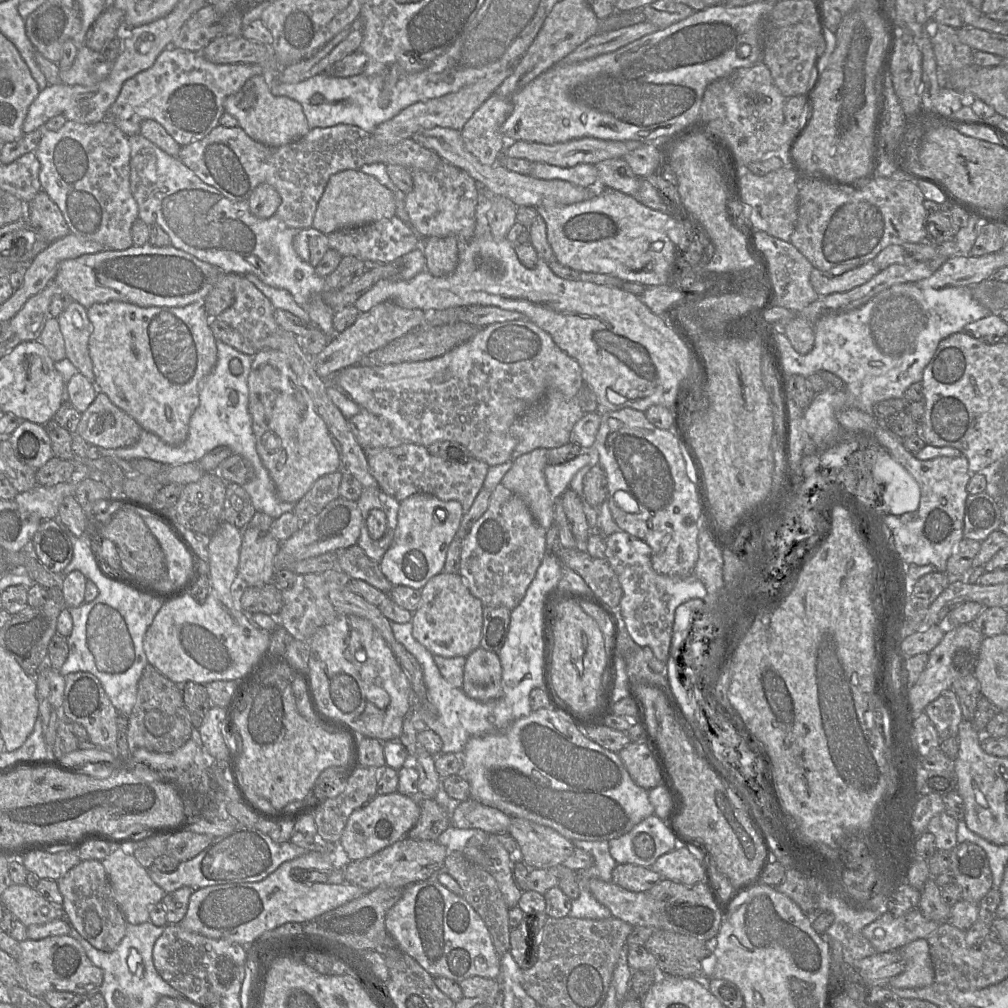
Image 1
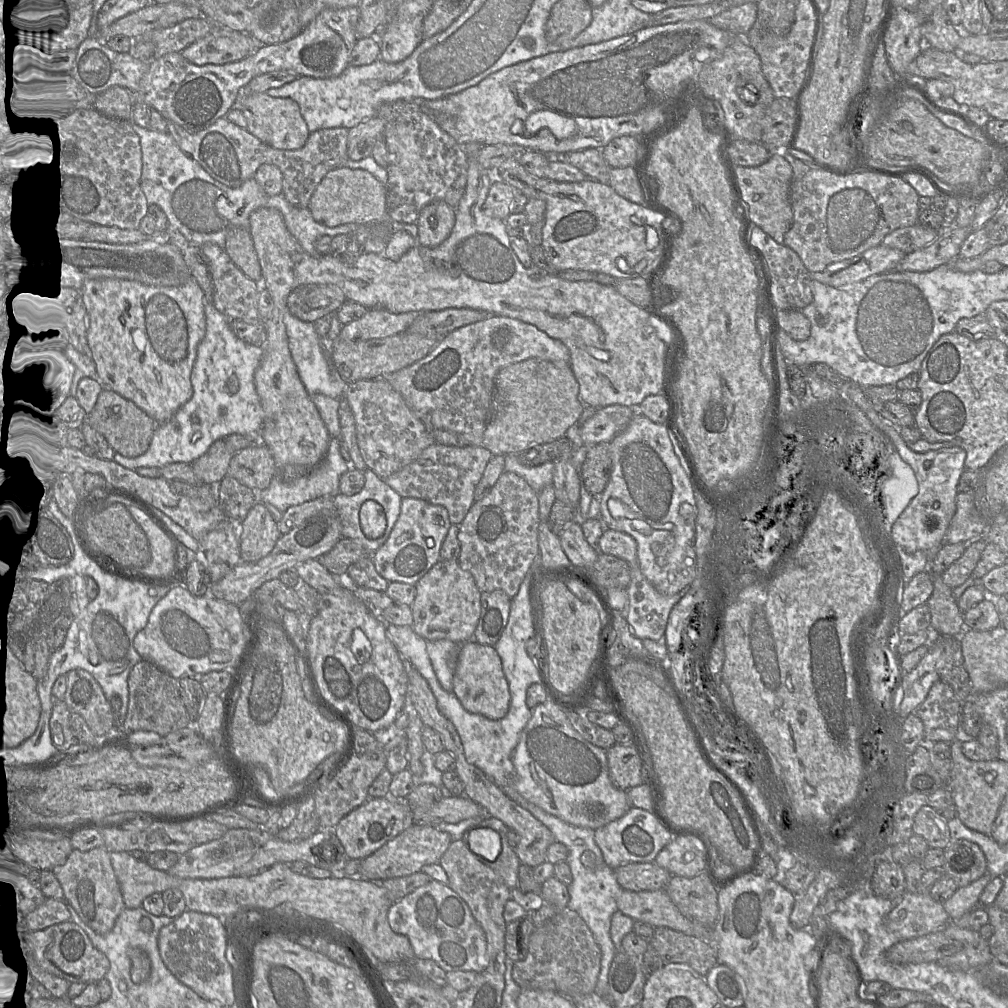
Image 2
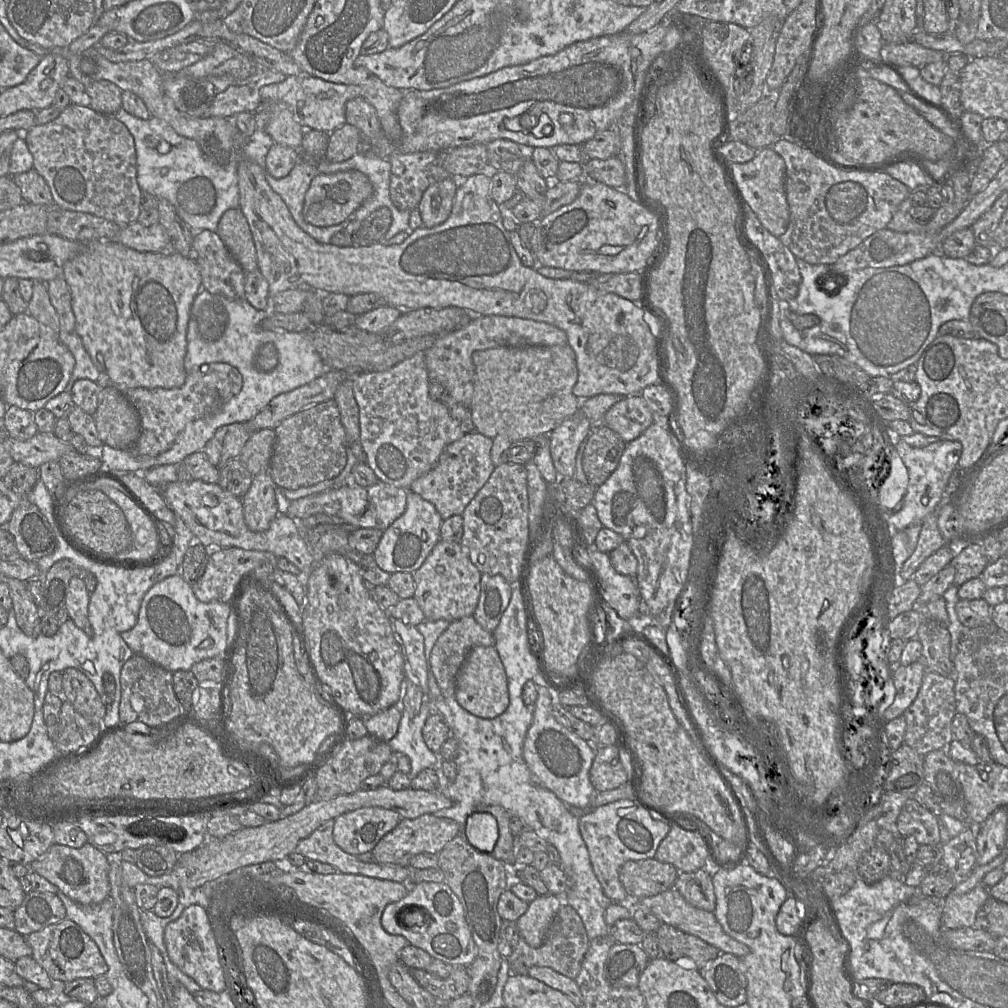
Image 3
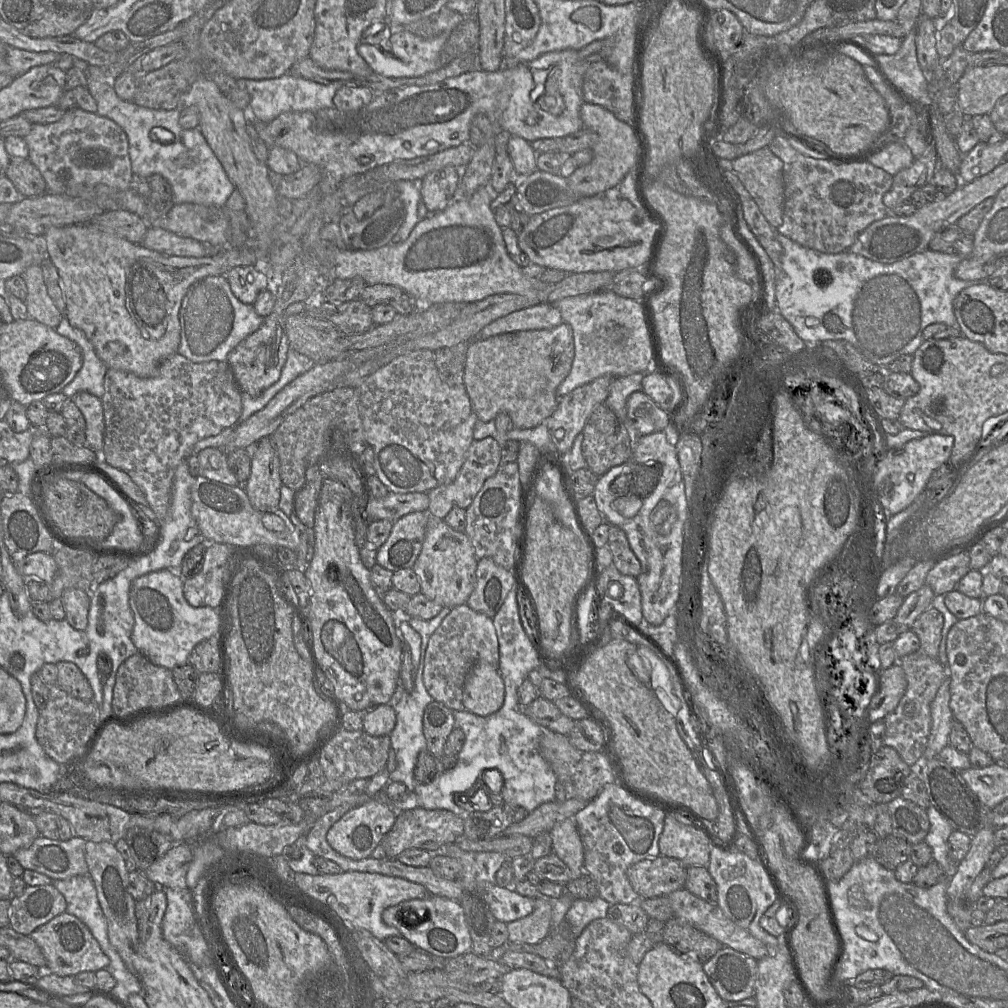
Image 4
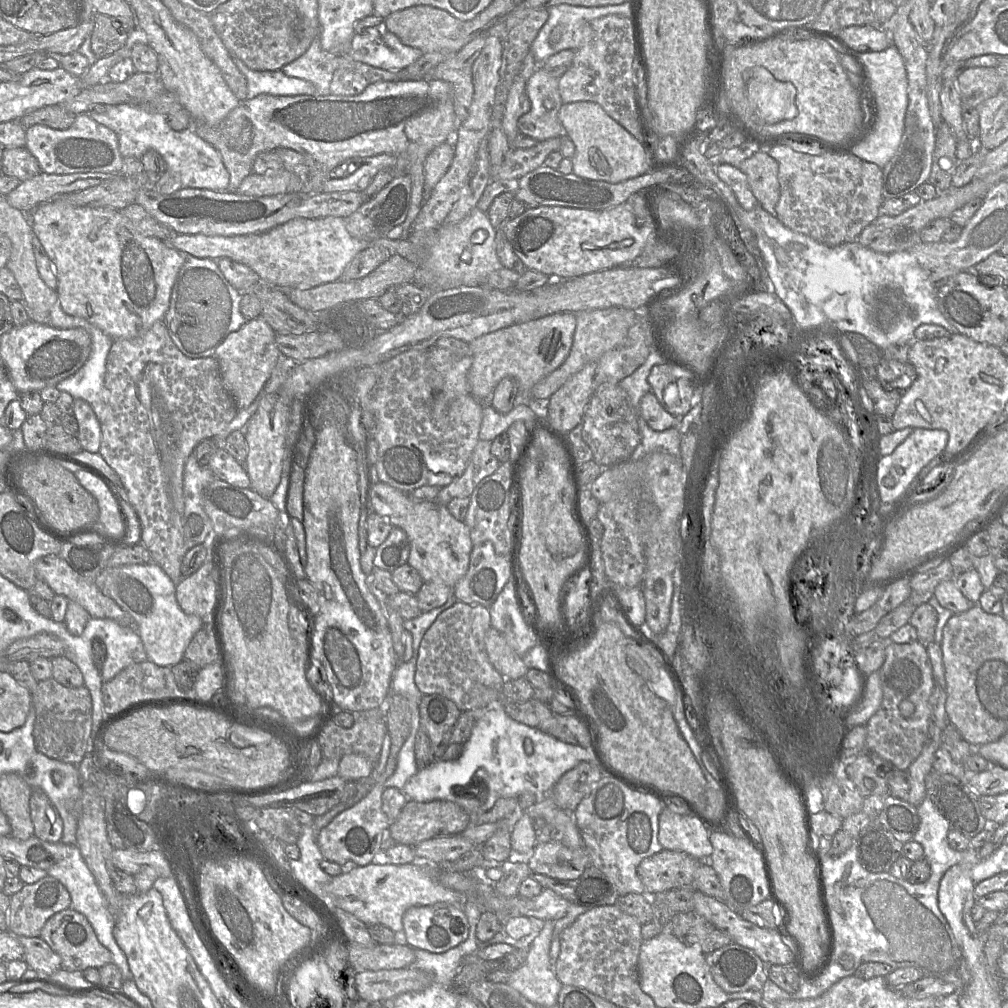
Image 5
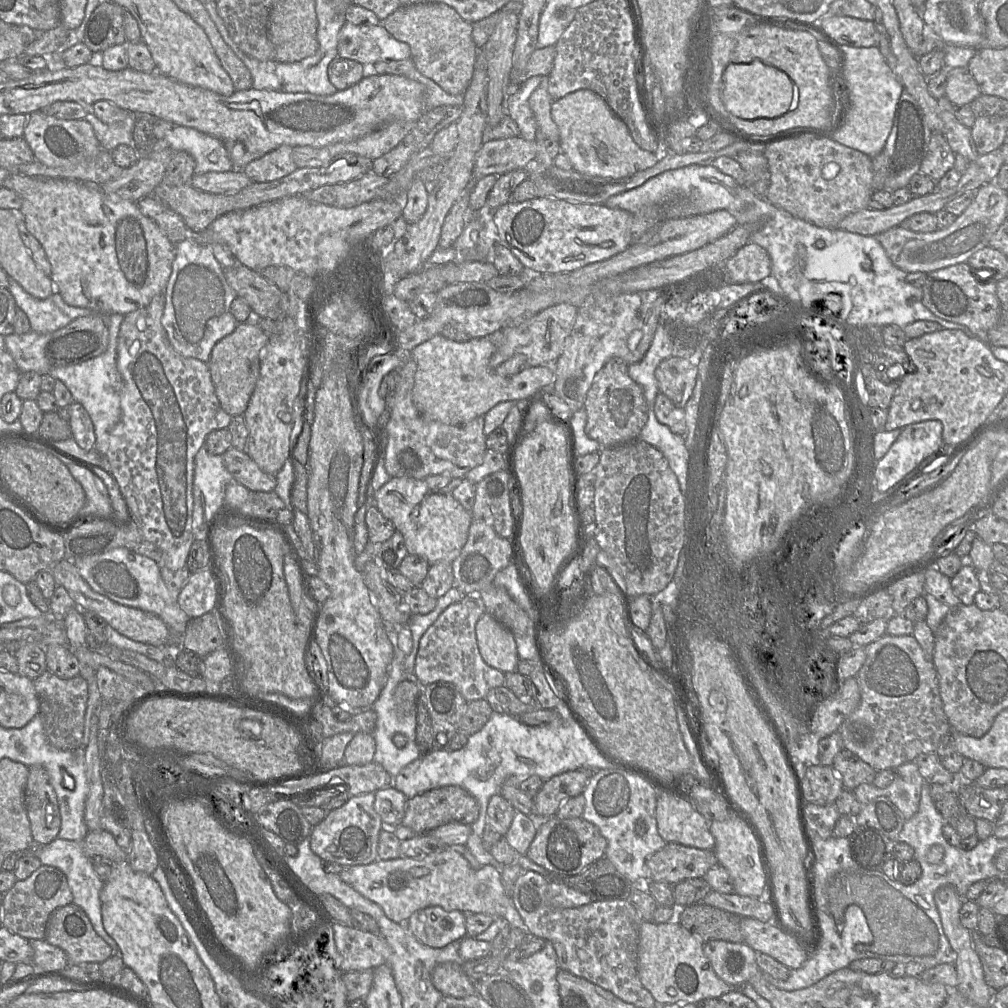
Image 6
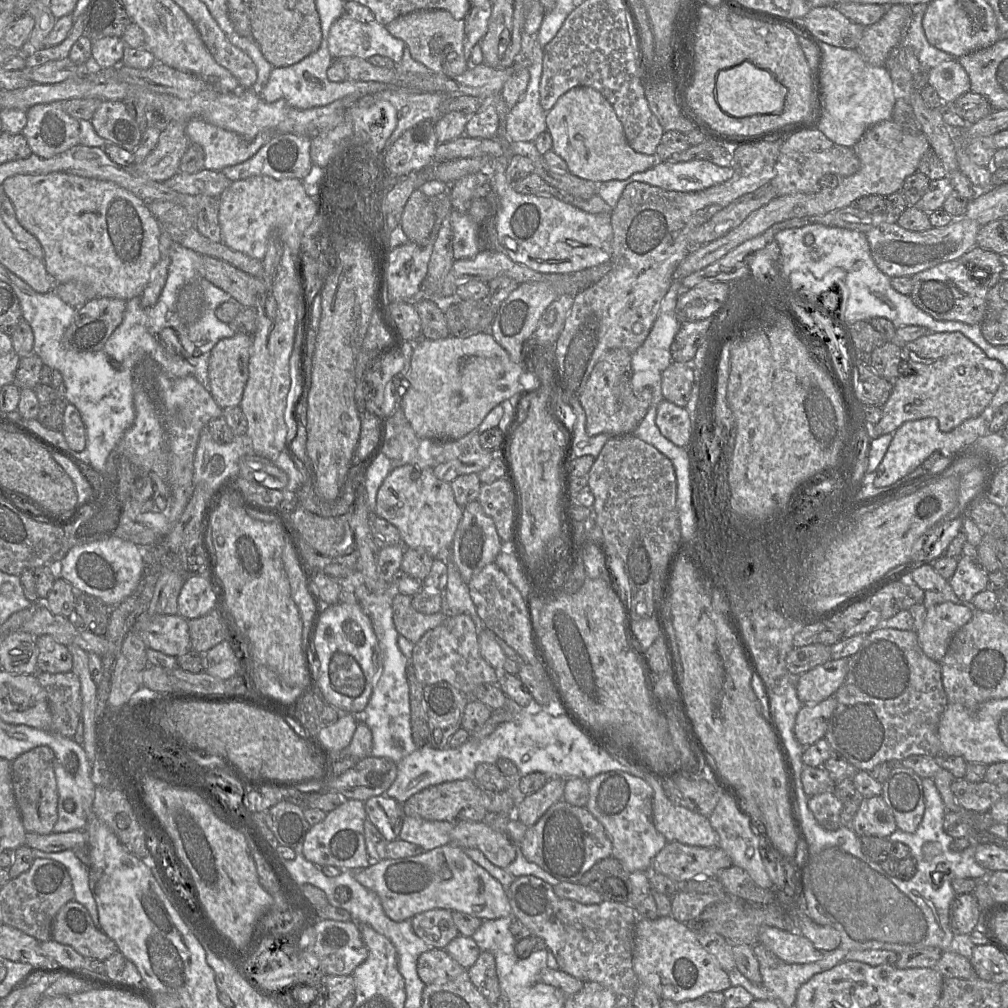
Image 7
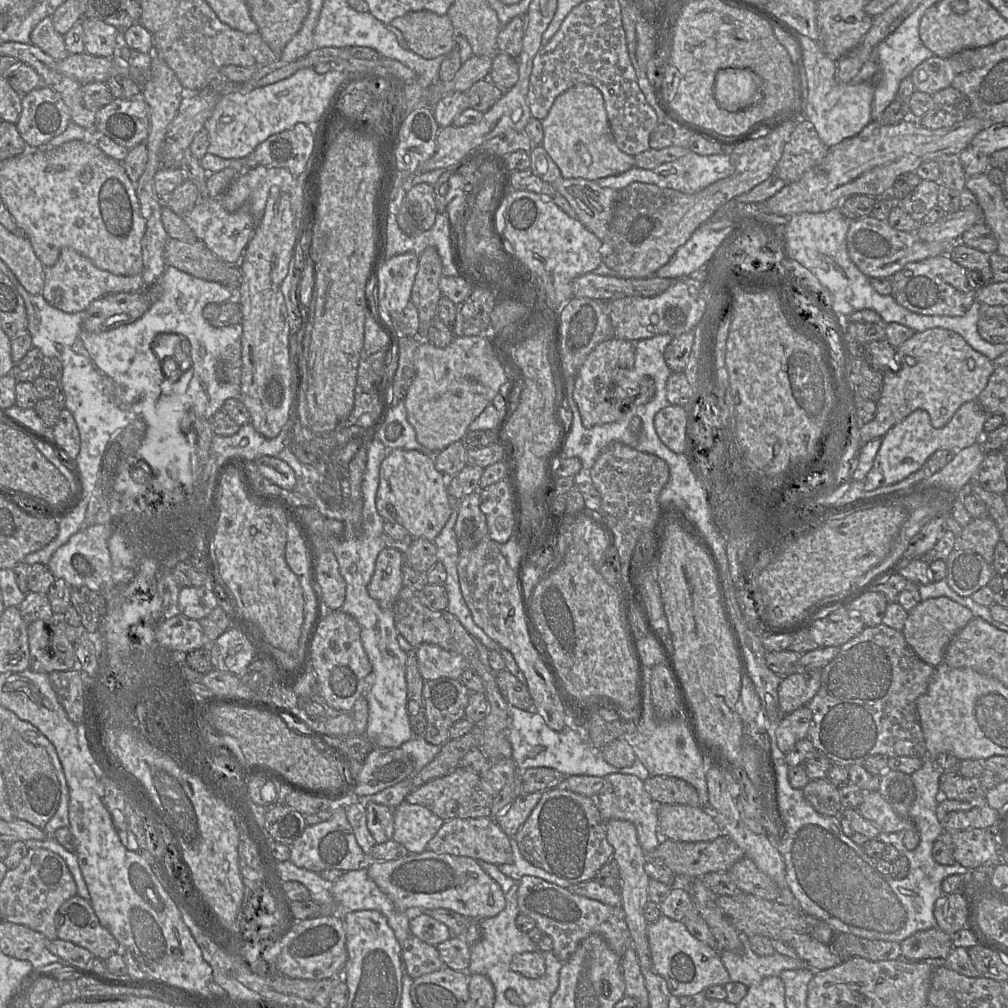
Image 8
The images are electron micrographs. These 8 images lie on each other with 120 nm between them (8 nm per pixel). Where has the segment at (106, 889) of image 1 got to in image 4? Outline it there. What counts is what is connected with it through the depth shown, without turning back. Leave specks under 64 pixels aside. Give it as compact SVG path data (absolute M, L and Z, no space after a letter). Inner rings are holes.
M39 836L28 848L13 853L24 870L46 875L51 880L89 875L85 860L86 840L74 836L66 841Z

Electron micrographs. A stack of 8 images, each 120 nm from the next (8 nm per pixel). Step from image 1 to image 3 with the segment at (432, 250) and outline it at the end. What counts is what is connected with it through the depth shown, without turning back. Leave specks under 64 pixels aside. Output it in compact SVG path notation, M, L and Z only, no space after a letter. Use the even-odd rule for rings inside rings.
M450 176L425 190L418 206L423 227L432 228L448 219L462 178Z

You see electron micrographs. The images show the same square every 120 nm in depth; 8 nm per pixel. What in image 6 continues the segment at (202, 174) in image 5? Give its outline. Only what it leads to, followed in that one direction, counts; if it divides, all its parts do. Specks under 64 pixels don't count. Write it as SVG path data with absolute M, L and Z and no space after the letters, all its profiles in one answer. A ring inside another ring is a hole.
M90 109L84 119L91 124L102 149L110 152L119 145L132 145L134 113L130 113L123 122L111 126L100 121ZM174 126L161 143L174 152L189 153L195 161L194 175L235 170L224 144L219 139L196 129Z

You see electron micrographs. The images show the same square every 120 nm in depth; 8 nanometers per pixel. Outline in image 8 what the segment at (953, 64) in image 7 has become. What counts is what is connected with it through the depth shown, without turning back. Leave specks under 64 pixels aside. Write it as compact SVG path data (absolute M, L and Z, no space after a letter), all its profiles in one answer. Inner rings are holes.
M933 56L919 64L911 73L916 91L930 95L948 88L953 80L953 70L948 59Z

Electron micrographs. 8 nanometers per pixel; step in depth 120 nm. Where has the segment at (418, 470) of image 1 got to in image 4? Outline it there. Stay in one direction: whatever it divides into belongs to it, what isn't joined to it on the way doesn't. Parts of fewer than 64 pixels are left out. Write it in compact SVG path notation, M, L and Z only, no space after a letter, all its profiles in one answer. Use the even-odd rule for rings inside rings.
M486 437L482 440L473 440L455 480L450 484L441 485L428 492L430 500L428 512L437 518L445 519L447 514L454 507L467 509L484 482L497 472L499 466L500 446L498 442L492 437Z

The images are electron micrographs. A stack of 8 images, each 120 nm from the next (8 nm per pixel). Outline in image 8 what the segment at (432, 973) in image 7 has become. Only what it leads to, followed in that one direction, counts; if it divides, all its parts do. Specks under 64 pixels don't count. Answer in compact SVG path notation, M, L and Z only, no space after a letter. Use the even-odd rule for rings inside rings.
M410 935L402 944L402 961L405 971L413 979L447 967L436 946L414 935Z

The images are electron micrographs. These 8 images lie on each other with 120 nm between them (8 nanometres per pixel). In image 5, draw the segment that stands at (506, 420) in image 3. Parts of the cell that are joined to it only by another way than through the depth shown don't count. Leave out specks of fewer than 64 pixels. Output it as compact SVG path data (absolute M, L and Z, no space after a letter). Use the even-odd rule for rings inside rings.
M557 312L541 318L516 323L497 331L482 335L470 342L472 365L468 372L470 394L482 404L490 404L494 389L505 377L516 381L516 404L541 399L531 399L530 391L535 384L563 364L567 358L576 328L576 315L573 312Z

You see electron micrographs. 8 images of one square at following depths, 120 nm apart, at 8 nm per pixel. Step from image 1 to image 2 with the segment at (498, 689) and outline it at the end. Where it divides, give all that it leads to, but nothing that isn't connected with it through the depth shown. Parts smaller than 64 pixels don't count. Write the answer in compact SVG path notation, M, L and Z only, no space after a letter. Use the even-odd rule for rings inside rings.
M473 639L462 643L453 676L453 693L470 713L490 720L500 720L510 707L510 691L502 663L494 646L484 645Z

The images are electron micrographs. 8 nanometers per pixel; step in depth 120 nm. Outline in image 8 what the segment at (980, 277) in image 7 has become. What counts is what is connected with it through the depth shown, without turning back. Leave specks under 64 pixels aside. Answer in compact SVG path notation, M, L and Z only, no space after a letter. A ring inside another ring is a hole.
M960 243L951 250L948 257L966 268L966 277L973 290L977 291L981 287L993 283L989 254Z

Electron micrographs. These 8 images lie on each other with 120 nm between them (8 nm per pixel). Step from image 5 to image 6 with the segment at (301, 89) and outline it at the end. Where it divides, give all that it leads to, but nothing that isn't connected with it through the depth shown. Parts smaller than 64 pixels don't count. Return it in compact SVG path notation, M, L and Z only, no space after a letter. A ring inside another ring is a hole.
M206 2L203 5L224 42L249 69L252 76L252 88L256 90L281 90L281 81L275 73L277 62L274 60L259 61L246 55L230 37L223 20L217 13L216 2Z

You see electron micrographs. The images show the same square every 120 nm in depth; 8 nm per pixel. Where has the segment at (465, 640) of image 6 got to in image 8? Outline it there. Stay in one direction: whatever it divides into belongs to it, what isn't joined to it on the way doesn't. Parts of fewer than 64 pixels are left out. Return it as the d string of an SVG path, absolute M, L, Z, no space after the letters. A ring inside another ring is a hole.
M423 643L415 650L418 669L424 680L441 677L459 680L461 674L470 668L462 655L448 652L435 644Z

